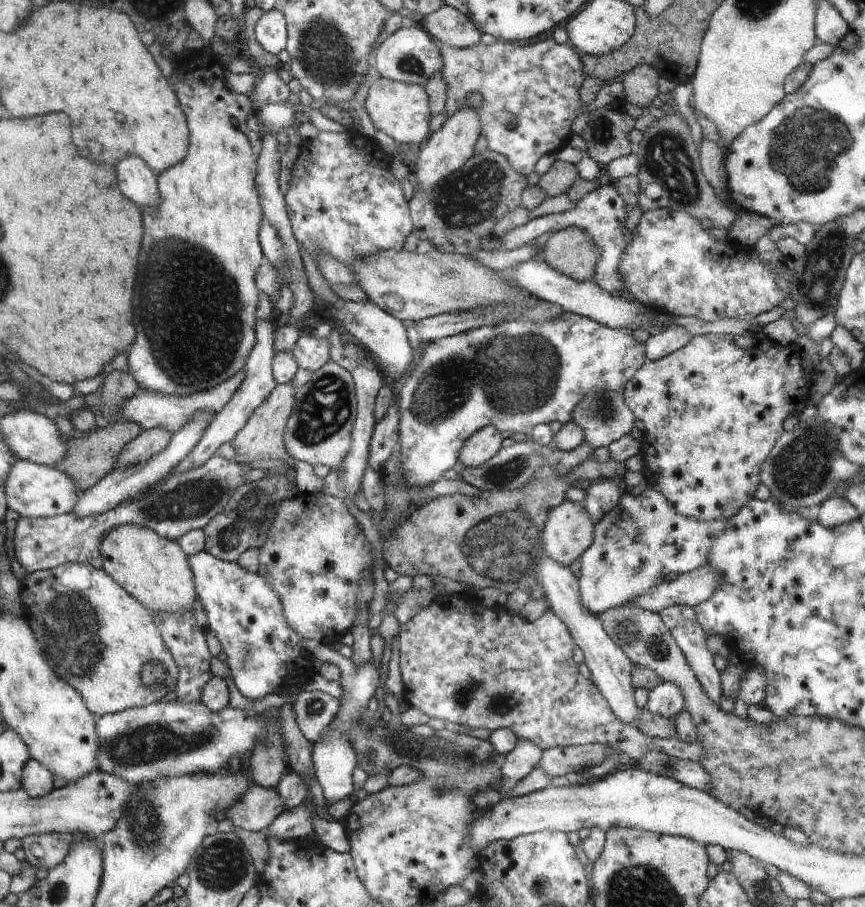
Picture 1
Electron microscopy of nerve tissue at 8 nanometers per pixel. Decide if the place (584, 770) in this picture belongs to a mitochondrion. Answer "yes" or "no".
no

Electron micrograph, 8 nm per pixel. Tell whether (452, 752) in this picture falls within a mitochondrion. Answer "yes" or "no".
yes

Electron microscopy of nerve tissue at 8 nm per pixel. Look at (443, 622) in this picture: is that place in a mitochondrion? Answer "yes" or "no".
no

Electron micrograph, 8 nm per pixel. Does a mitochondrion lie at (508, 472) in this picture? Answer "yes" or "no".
yes

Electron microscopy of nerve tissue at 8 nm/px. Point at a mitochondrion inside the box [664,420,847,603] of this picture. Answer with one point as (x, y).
(802, 467)

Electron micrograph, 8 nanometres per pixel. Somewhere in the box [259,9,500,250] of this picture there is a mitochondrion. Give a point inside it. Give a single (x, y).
(322, 51)

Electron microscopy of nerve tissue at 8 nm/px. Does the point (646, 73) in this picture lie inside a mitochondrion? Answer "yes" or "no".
no

